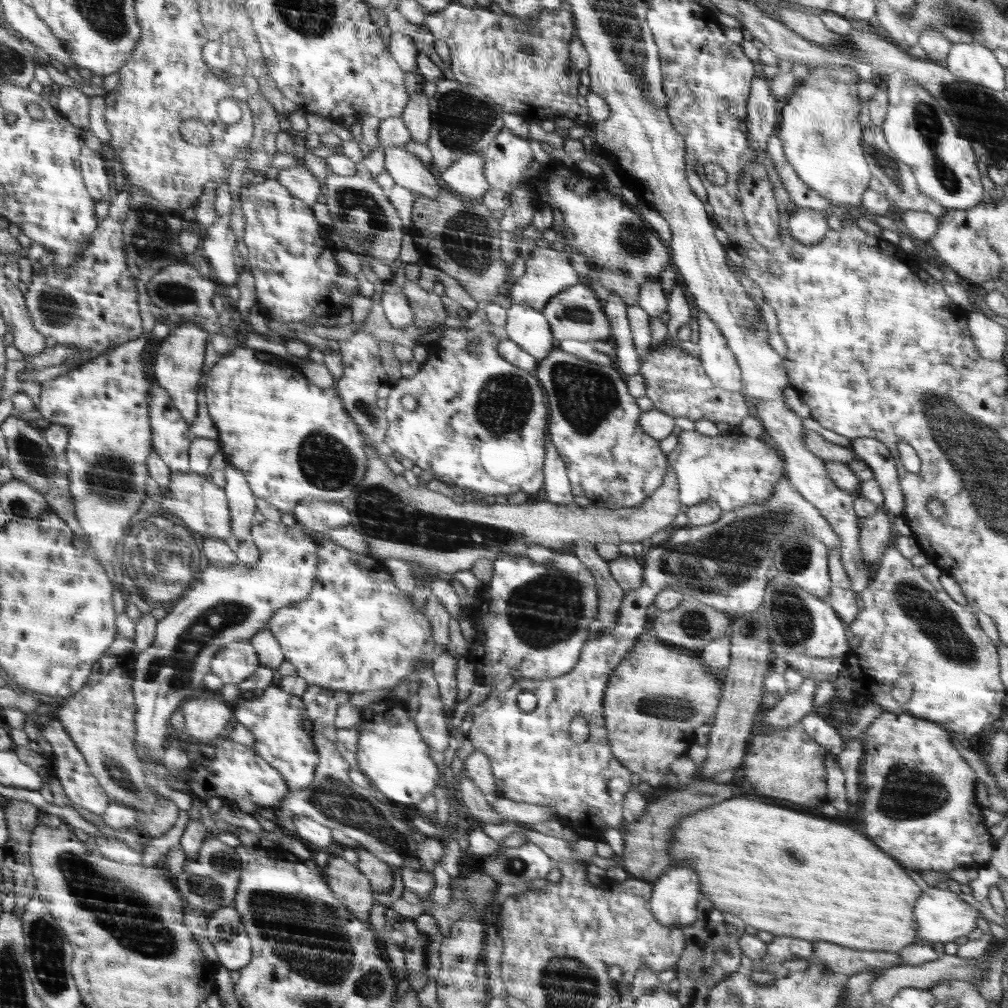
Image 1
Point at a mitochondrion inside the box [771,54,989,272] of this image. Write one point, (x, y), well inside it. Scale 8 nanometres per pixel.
(929, 121)

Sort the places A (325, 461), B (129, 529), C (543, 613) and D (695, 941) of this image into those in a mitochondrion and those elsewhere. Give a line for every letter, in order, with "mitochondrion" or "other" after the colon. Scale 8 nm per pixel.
A: mitochondrion
B: mitochondrion
C: mitochondrion
D: other

